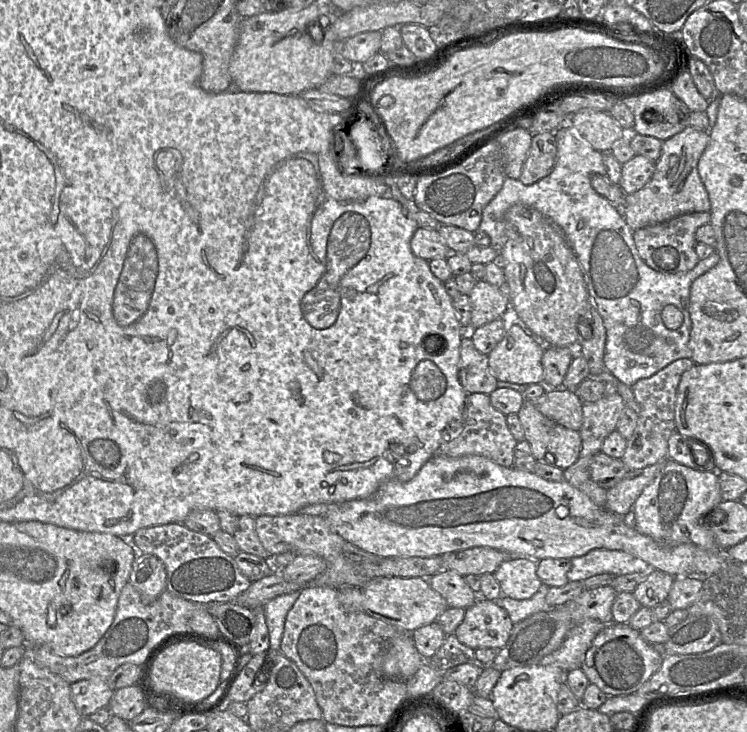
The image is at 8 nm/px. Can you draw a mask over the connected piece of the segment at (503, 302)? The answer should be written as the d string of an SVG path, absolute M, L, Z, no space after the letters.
M484 280L477 281L469 298L472 306L471 329L501 318L510 305L509 296L505 290Z

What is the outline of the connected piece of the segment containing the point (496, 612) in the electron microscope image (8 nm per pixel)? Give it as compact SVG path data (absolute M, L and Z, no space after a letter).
M478 597L476 602L466 608L461 624L453 633L464 645L476 650L478 648L501 649L510 637L513 623L507 611L497 601Z

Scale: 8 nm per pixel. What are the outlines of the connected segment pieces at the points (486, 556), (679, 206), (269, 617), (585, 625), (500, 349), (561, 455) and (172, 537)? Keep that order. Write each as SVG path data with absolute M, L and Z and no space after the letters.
M473 547L441 555L443 570L452 570L462 576L494 573L499 565L513 559L509 553L490 547Z
M688 126L663 141L661 156L650 181L635 193L625 195L625 221L633 230L661 224L686 213L709 212L708 193L700 179L698 161L709 141L709 134Z
M299 590L279 595L263 606L269 632L270 649L280 651L287 613L299 595Z
M595 619L576 623L567 633L561 646L541 659L538 664L557 666L565 672L580 668L594 638L606 625Z
M512 325L487 355L490 371L501 382L524 385L544 382L541 360L545 347L529 330Z
M525 400L517 413L525 440L537 461L553 457L554 466L566 470L580 456L582 439L579 431L568 429L544 416L530 400Z
M183 523L141 528L129 540L138 553L152 554L163 562L168 592L196 604L235 601L252 583L241 573L235 559L225 553L213 538L190 530Z

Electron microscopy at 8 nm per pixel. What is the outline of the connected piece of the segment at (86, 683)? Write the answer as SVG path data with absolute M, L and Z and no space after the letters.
M92 678L74 682L70 685L71 696L77 711L83 716L102 707L108 707L114 691L105 678Z

